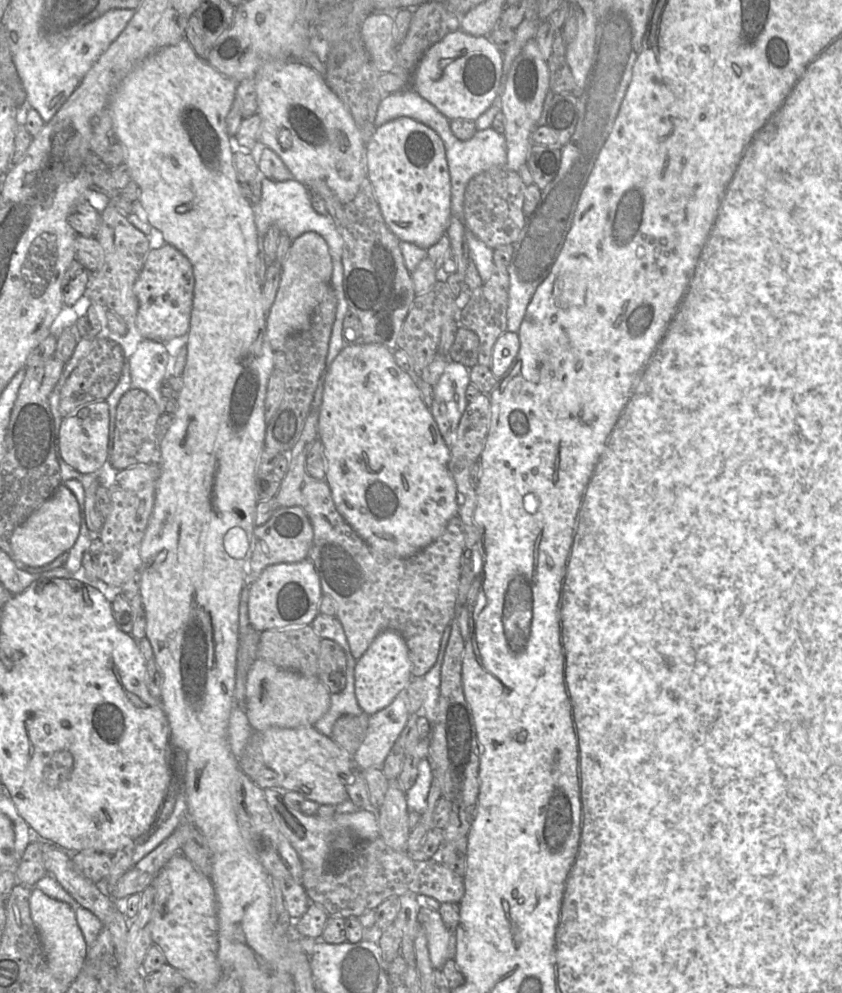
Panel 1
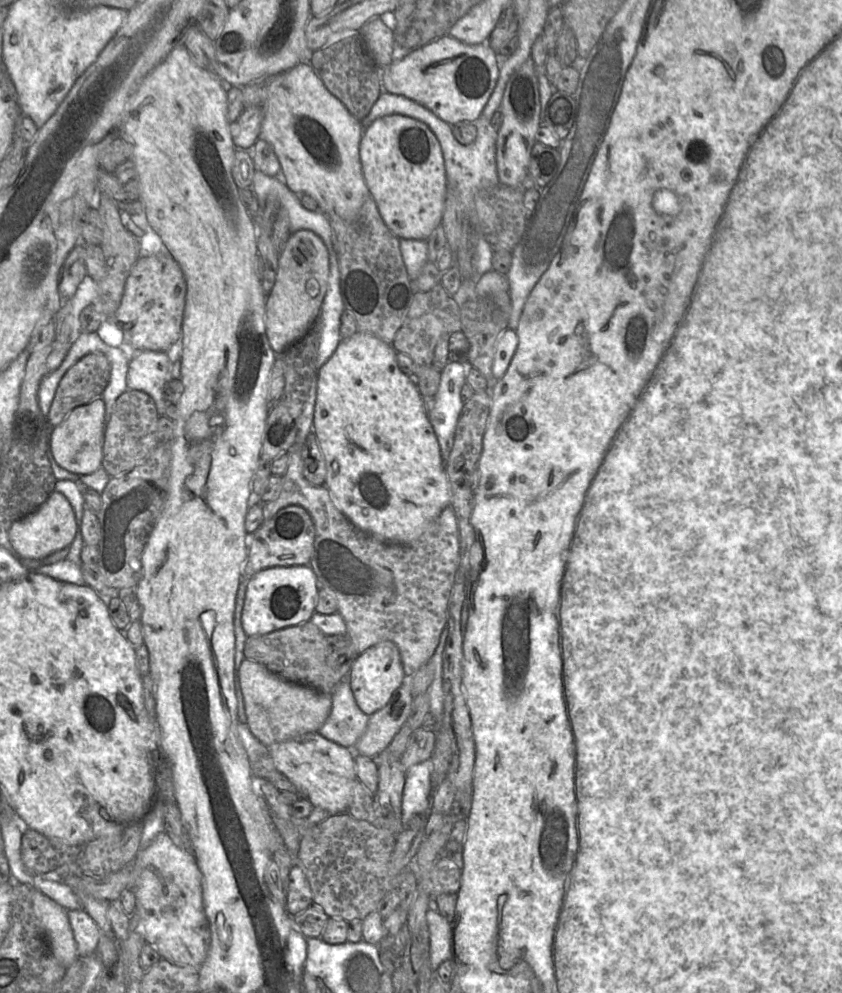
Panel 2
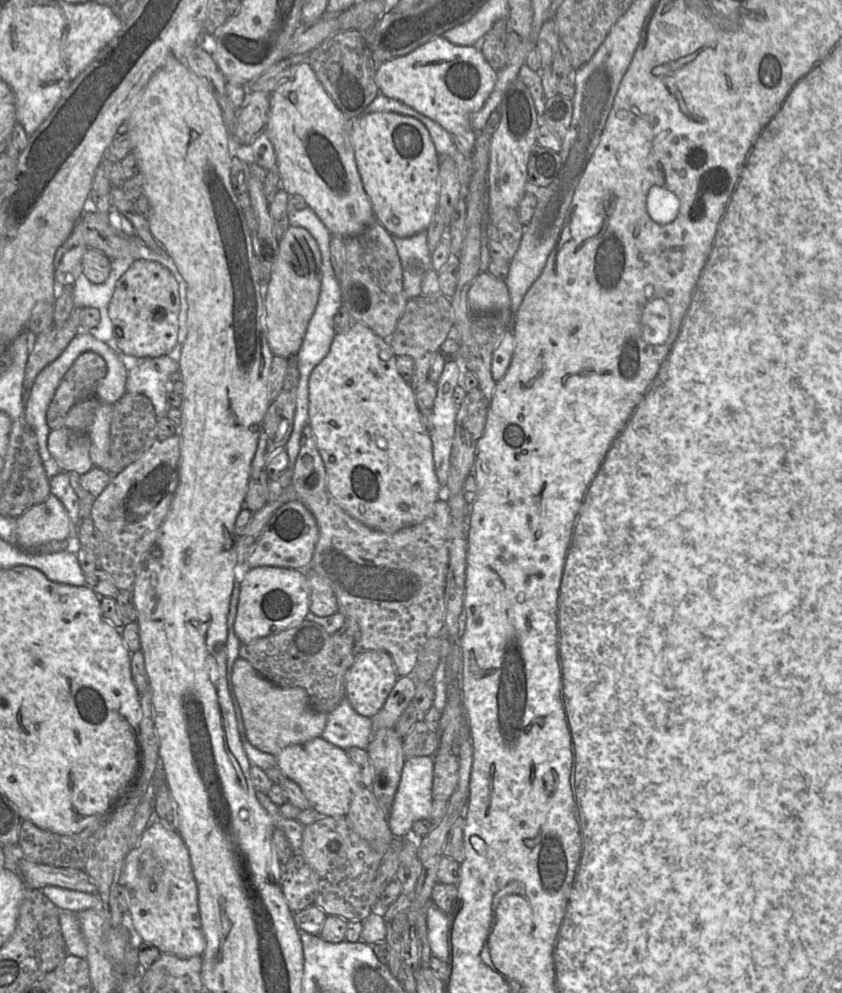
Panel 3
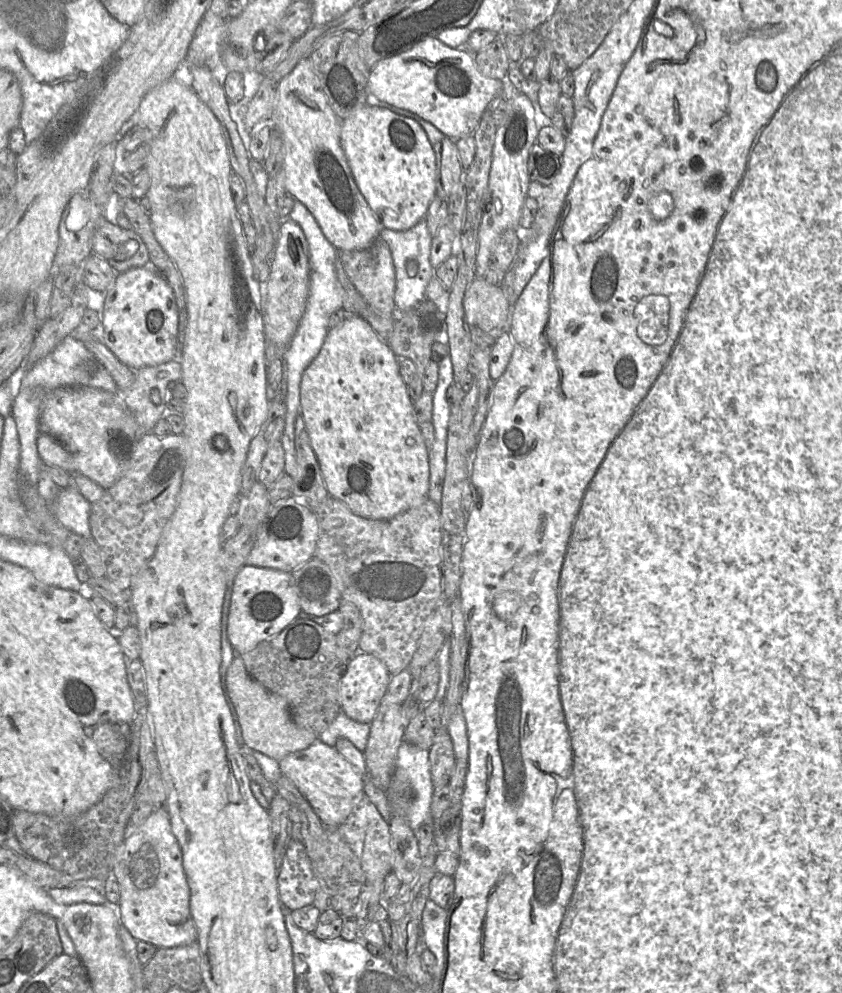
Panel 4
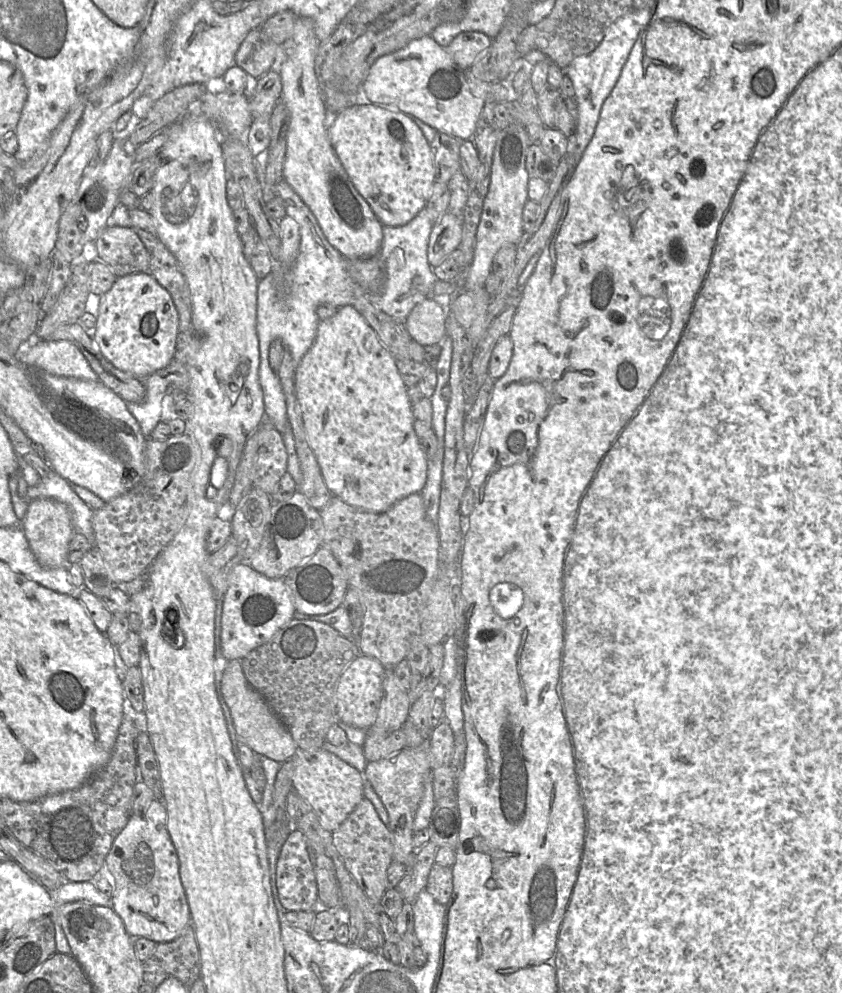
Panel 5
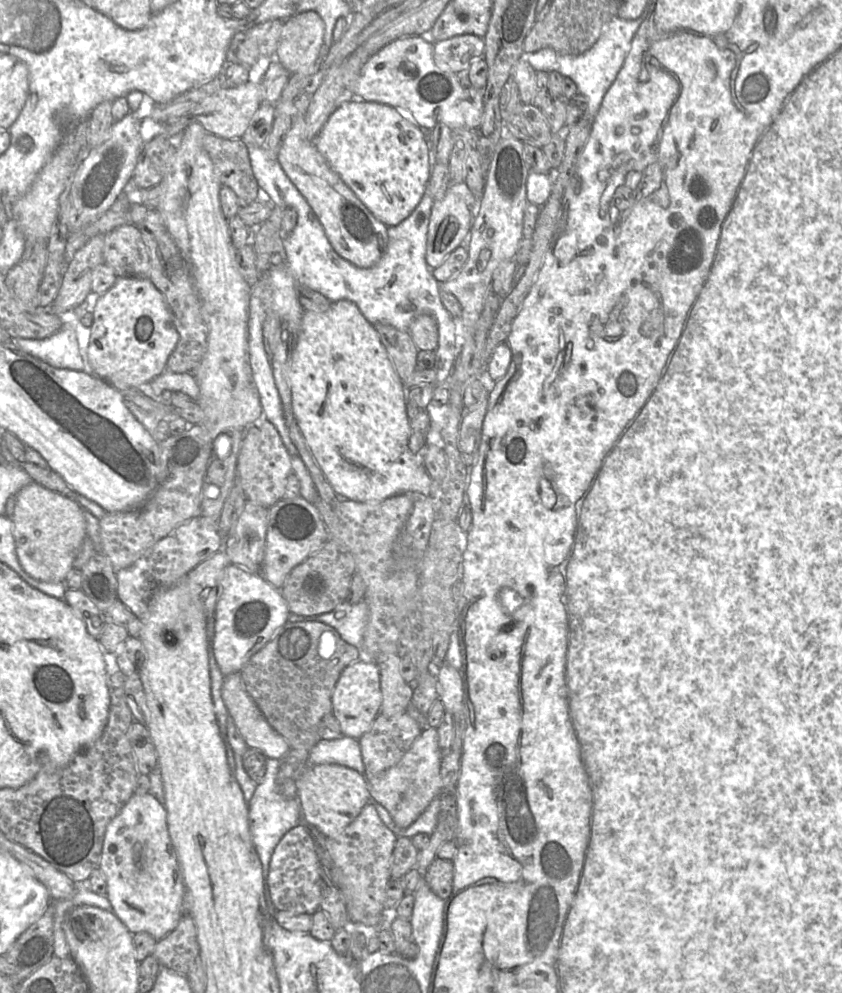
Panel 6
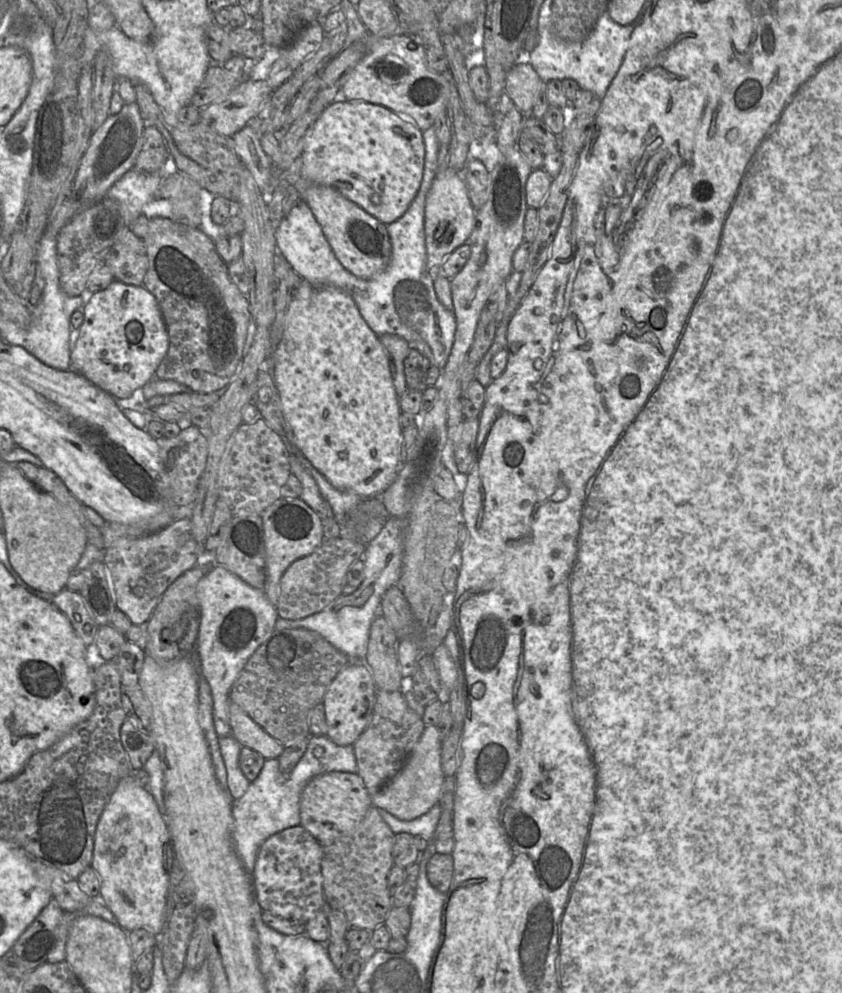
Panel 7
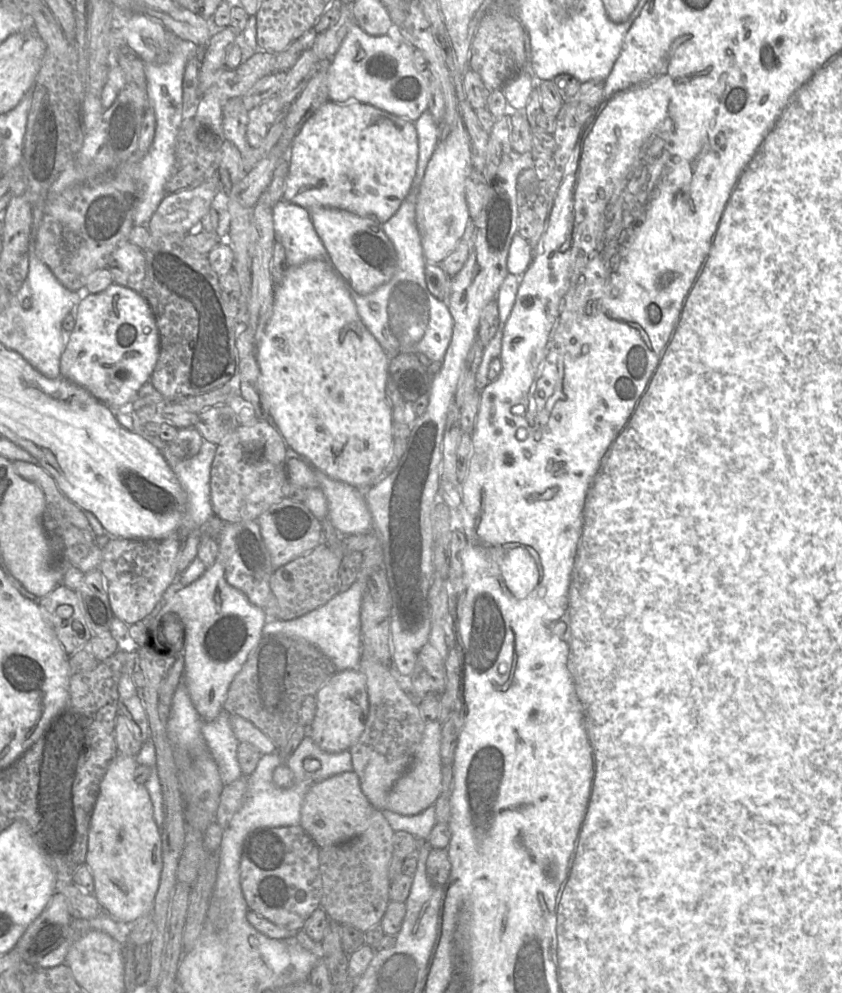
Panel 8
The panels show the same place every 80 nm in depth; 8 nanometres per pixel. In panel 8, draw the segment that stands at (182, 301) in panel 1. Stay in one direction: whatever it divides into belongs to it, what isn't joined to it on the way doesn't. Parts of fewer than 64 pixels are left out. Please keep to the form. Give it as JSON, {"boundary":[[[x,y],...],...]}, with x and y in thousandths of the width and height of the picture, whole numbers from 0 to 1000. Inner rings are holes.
{"boundary":[[[133,285],[124,293],[99,300],[91,307],[89,322],[71,361],[71,380],[102,392],[131,411],[150,407],[178,384],[189,359],[189,333],[176,304],[157,291]]]}

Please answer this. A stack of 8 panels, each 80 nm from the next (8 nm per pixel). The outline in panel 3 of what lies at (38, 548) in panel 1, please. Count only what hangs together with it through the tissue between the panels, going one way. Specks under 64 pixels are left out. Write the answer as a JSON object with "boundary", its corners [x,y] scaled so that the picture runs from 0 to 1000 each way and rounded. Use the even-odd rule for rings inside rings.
{"boundary":[[[58,498],[19,523],[20,549],[37,554],[61,545],[76,545],[84,540],[84,524],[74,506]]]}

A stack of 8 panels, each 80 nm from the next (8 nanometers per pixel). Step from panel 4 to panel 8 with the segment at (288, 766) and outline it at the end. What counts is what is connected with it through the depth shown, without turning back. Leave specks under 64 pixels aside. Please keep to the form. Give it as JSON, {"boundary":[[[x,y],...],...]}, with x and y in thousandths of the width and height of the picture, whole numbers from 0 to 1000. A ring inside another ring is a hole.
{"boundary":[[[409,777],[393,781],[365,798],[357,816],[357,832],[380,855],[412,848],[438,831],[443,813],[431,800],[425,780]]]}

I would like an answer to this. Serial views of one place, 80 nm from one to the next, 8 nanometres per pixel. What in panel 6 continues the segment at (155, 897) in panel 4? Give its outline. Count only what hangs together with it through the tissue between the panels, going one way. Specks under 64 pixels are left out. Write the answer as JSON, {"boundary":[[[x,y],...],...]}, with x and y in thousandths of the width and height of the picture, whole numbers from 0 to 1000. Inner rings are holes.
{"boundary":[[[178,799],[159,800],[128,830],[116,876],[126,885],[126,903],[135,919],[156,941],[175,939],[188,948],[205,938],[220,920],[217,882],[201,842],[197,817]]]}

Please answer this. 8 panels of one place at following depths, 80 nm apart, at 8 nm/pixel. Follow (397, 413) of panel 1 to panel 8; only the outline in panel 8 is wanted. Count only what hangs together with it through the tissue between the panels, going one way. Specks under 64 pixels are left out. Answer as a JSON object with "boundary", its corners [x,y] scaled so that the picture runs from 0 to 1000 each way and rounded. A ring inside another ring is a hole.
{"boundary":[[[373,261],[340,270],[333,284],[327,286],[323,317],[310,341],[304,347],[304,363],[309,374],[309,390],[314,397],[315,406],[324,420],[328,432],[333,435],[342,450],[361,458],[374,470],[392,481],[413,486],[429,493],[438,491],[455,480],[457,471],[467,457],[467,411],[462,408],[458,399],[462,362],[463,359],[435,330],[425,317],[423,306],[413,286],[398,273],[391,263]]]}

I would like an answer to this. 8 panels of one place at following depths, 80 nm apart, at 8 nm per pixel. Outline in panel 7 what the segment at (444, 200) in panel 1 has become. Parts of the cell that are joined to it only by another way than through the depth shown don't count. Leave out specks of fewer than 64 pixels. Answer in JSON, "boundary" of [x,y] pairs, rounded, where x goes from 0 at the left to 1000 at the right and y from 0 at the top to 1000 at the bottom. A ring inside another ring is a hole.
{"boundary":[[[400,97],[362,136],[356,174],[362,180],[400,190],[452,225],[474,221],[494,198],[502,179],[501,132],[458,108]]]}

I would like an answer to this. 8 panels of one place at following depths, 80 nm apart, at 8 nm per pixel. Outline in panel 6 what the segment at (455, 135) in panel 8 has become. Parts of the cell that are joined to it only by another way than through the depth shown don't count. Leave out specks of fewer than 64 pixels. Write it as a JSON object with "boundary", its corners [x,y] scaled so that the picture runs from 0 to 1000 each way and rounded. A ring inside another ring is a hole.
{"boundary":[[[551,184],[536,185],[527,198],[513,206],[506,247],[506,264],[512,272],[523,268],[536,254],[551,246],[557,237],[562,216],[555,205],[555,191]]]}

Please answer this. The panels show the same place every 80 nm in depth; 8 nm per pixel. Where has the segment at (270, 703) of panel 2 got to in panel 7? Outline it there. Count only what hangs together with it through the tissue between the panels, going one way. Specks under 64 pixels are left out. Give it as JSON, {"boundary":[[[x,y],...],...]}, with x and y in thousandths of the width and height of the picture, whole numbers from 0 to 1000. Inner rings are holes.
{"boundary":[[[273,706],[272,725],[276,741],[289,751],[316,764],[330,764],[337,752],[315,737],[281,709]]]}

